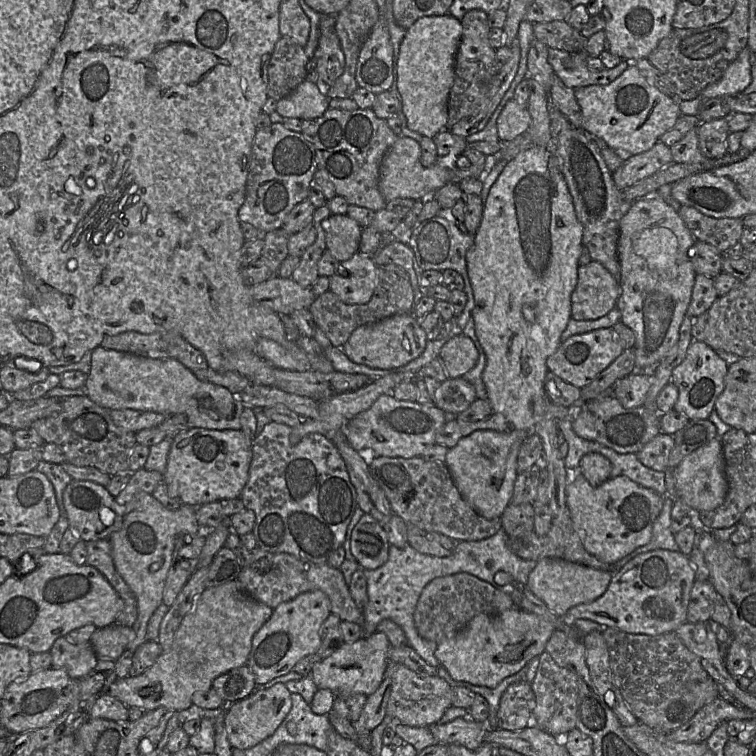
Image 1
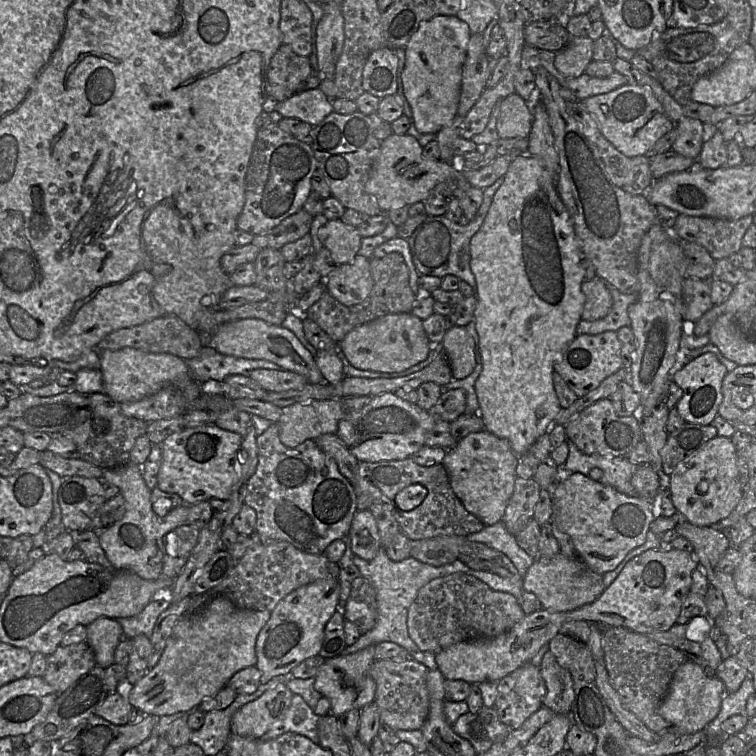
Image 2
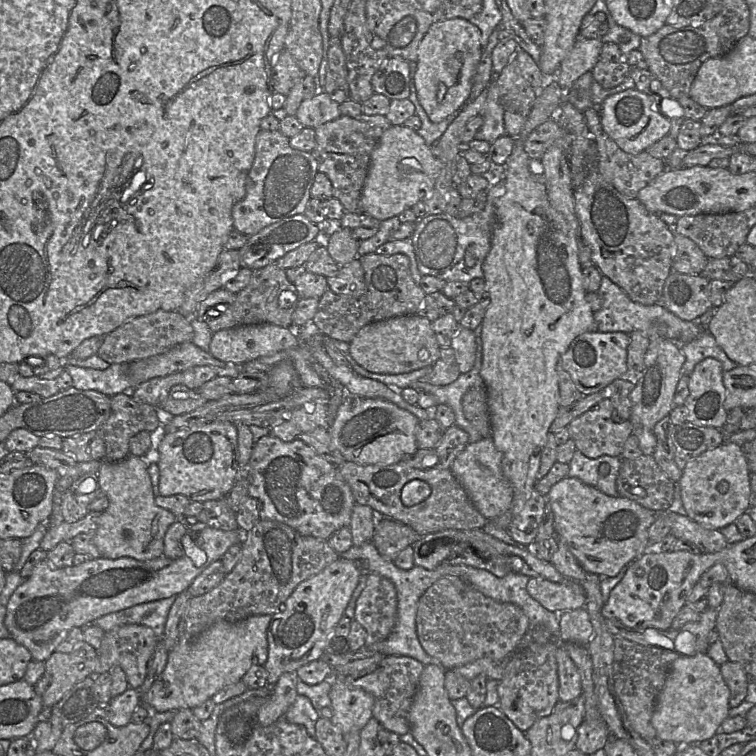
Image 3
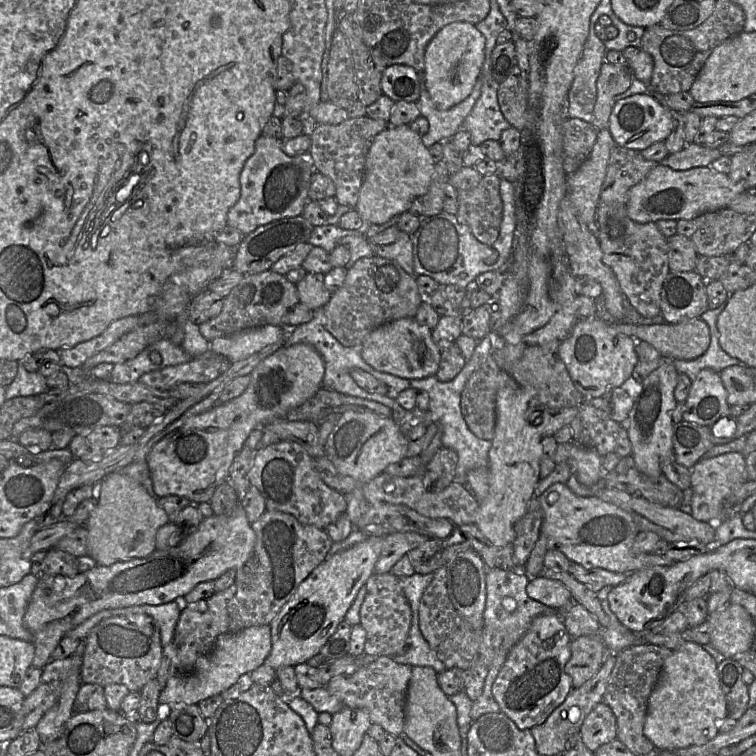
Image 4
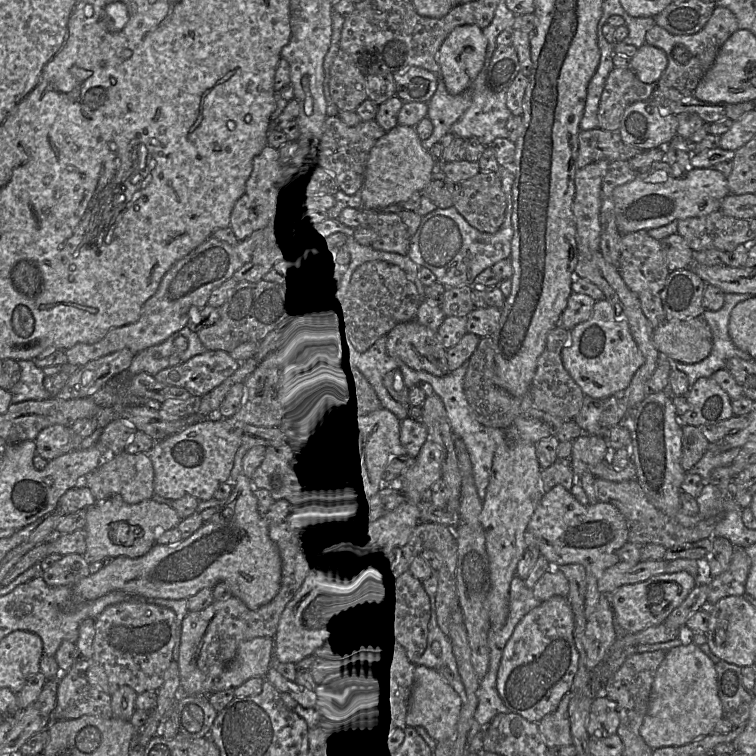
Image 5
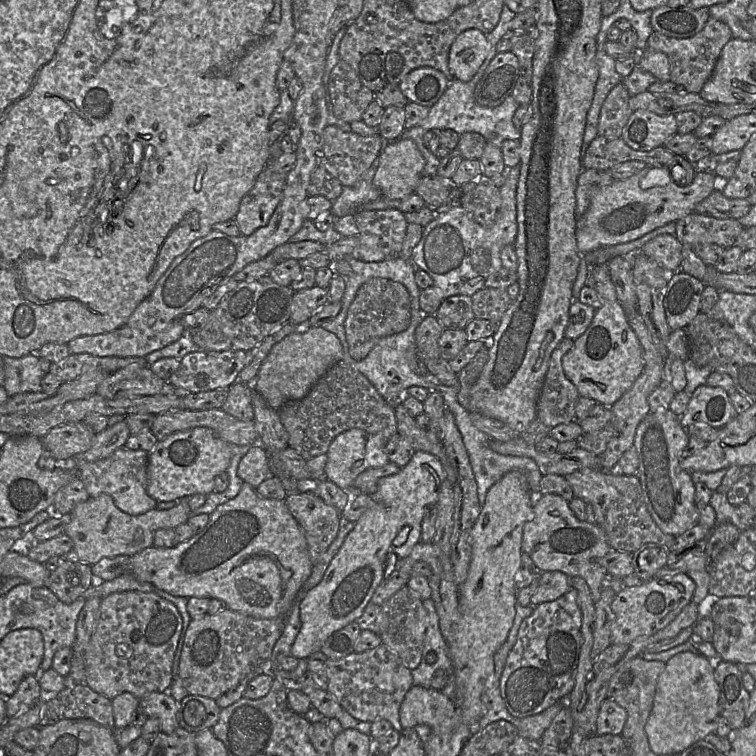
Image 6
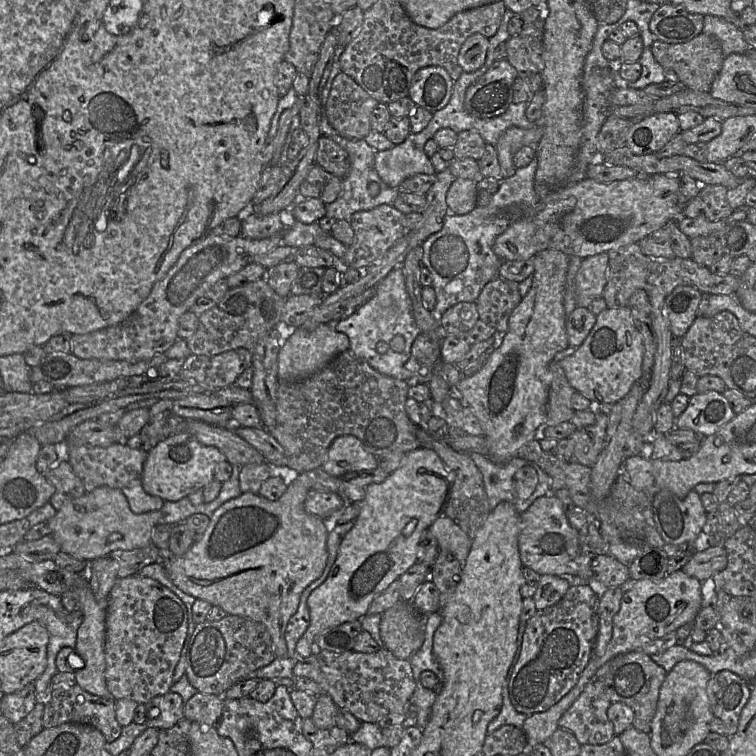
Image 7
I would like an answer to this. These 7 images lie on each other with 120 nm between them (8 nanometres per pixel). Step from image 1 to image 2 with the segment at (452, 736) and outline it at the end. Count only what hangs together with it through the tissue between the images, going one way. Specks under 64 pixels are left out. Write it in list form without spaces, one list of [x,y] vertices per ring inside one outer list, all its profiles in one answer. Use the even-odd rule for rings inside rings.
[[[483,706],[477,713],[461,715],[452,725],[460,737],[471,743],[477,755],[484,754],[494,743],[503,740],[511,729],[500,721],[495,708]]]

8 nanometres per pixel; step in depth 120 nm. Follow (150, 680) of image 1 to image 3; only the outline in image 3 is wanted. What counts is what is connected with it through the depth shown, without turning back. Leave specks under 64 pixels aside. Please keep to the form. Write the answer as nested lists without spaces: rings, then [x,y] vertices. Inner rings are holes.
[[[253,615],[236,622],[217,621],[196,637],[183,634],[168,652],[168,660],[159,678],[147,694],[147,706],[158,712],[168,710],[193,709],[201,705],[219,691],[240,681],[254,665],[264,665],[268,658],[267,629],[272,615]]]

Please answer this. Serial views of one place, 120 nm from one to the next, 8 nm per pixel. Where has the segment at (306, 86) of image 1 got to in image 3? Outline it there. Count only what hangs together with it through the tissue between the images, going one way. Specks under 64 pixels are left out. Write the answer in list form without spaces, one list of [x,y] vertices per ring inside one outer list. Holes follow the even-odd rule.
[[[318,91],[313,97],[301,102],[296,118],[304,127],[317,128],[326,122],[341,116],[339,104],[324,91]]]

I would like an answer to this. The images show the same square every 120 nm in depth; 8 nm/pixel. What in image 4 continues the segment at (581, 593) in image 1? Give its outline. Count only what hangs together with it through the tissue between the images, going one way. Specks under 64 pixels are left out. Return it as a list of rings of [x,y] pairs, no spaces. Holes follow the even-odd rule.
[[[543,576],[530,580],[526,593],[530,599],[556,610],[575,603],[571,593],[562,583]]]

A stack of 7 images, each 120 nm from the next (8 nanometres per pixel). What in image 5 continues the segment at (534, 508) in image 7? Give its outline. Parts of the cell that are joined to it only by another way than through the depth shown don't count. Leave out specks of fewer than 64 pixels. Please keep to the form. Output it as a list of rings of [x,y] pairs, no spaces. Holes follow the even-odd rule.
[[[555,486],[539,500],[526,532],[537,545],[540,555],[553,566],[580,564],[585,569],[584,611],[588,617],[596,610],[601,593],[597,581],[604,571],[619,562],[617,551],[628,542],[624,516],[611,504],[597,502],[581,505],[569,491]]]

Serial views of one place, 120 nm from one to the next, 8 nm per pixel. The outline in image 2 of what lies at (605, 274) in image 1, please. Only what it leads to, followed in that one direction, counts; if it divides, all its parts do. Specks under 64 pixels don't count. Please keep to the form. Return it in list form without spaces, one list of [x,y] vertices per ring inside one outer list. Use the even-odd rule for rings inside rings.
[[[595,276],[592,280],[584,280],[582,291],[585,295],[582,320],[594,321],[608,315],[613,305],[613,299],[602,278]]]

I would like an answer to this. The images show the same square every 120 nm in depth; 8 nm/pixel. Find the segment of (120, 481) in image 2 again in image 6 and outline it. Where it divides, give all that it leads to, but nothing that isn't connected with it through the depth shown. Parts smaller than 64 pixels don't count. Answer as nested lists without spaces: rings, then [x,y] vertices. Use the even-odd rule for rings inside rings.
[[[106,494],[89,497],[88,500],[77,504],[71,511],[71,520],[65,528],[73,541],[73,556],[90,566],[104,557],[118,555],[133,556],[144,549],[153,546],[154,533],[161,528],[176,528],[187,522],[191,509],[187,500],[182,499],[171,509],[157,507],[140,515],[130,515],[117,507],[114,499]]]

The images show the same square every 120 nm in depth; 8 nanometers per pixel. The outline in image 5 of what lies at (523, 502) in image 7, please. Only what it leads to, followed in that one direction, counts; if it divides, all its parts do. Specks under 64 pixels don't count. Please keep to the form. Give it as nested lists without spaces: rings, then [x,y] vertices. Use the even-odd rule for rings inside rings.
[[[468,361],[464,363],[459,369],[449,372],[443,377],[436,377],[429,373],[418,371],[417,376],[428,382],[412,384],[410,387],[406,387],[401,374],[399,372],[395,372],[393,375],[393,389],[395,391],[410,390],[414,386],[423,384],[428,384],[432,387],[434,394],[437,395],[443,403],[446,417],[454,437],[460,438],[466,447],[472,465],[474,484],[478,497],[482,501],[485,496],[486,487],[488,485],[489,473],[495,451],[499,446],[506,445],[507,442],[505,430],[485,427],[478,423],[469,414],[467,402],[463,392],[464,377],[467,371],[467,366]]]

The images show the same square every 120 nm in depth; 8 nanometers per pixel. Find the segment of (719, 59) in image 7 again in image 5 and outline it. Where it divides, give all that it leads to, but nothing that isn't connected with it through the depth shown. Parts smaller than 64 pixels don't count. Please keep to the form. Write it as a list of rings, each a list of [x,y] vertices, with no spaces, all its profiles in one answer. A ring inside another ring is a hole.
[[[715,7],[705,26],[695,34],[675,35],[655,24],[645,35],[645,43],[662,49],[667,56],[667,67],[656,87],[688,89],[694,91],[711,68],[725,41],[739,29],[738,21],[726,7]]]

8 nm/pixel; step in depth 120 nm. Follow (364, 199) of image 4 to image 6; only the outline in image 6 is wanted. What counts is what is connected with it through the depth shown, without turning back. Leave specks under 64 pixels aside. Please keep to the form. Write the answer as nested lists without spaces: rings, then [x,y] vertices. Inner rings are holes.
[[[413,140],[385,141],[378,156],[373,184],[383,197],[402,200],[415,193],[424,167],[425,159]]]

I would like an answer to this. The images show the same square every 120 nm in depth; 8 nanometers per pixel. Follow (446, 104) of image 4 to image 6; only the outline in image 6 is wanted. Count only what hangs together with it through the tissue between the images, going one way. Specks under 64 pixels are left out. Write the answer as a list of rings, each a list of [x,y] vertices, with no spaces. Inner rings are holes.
[[[468,29],[453,42],[448,65],[455,79],[469,82],[490,51],[490,43],[480,30]]]

